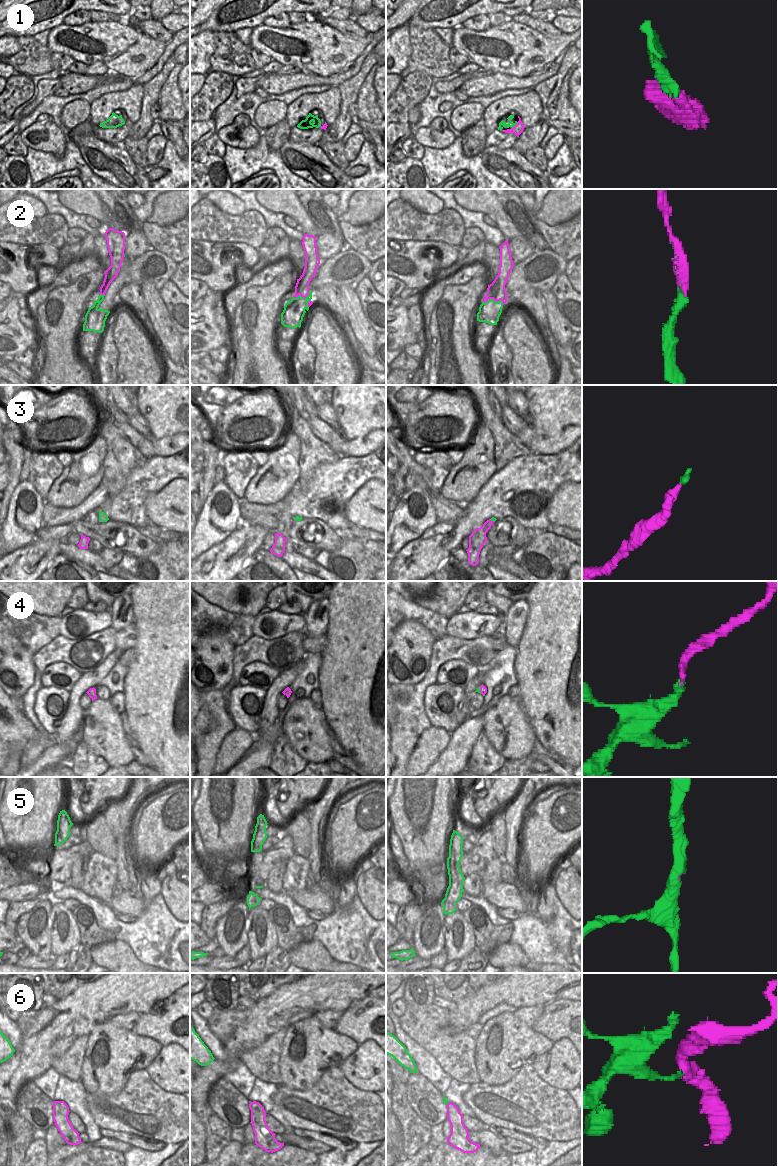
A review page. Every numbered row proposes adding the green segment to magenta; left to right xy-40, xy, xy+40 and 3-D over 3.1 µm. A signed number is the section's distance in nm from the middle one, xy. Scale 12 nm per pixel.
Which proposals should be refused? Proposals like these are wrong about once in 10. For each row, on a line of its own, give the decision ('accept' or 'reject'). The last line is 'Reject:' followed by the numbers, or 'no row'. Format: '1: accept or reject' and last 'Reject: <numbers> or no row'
1: accept
2: accept
3: accept
4: accept
5: accept
6: reject
Reject: 6

